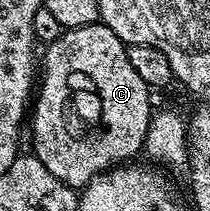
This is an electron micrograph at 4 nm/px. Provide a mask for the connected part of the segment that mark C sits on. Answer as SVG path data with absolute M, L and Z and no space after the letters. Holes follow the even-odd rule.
M97 21L85 27L65 30L58 41L47 44L44 55L44 80L39 80L38 94L34 99L36 112L31 112L32 147L35 157L58 177L67 187L82 189L100 172L117 165L127 164L136 154L144 151L144 142L148 136L148 126L152 124L154 106L148 100L150 89L142 77L138 77L130 65L128 48L109 27ZM68 106L88 127L96 131L68 131Z

